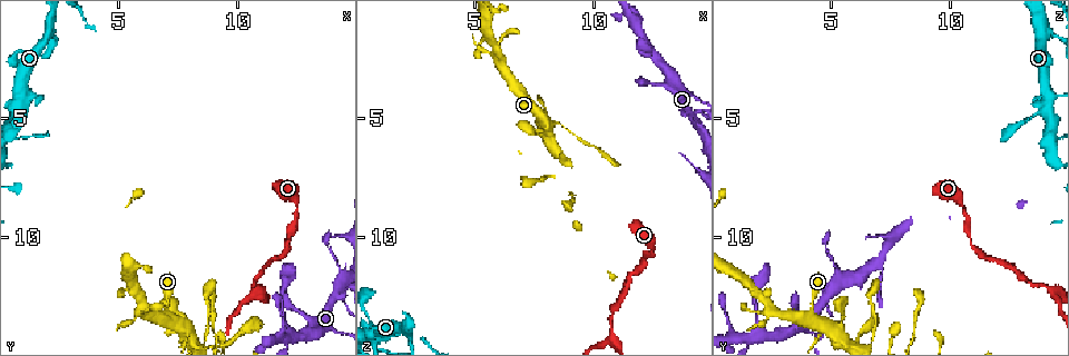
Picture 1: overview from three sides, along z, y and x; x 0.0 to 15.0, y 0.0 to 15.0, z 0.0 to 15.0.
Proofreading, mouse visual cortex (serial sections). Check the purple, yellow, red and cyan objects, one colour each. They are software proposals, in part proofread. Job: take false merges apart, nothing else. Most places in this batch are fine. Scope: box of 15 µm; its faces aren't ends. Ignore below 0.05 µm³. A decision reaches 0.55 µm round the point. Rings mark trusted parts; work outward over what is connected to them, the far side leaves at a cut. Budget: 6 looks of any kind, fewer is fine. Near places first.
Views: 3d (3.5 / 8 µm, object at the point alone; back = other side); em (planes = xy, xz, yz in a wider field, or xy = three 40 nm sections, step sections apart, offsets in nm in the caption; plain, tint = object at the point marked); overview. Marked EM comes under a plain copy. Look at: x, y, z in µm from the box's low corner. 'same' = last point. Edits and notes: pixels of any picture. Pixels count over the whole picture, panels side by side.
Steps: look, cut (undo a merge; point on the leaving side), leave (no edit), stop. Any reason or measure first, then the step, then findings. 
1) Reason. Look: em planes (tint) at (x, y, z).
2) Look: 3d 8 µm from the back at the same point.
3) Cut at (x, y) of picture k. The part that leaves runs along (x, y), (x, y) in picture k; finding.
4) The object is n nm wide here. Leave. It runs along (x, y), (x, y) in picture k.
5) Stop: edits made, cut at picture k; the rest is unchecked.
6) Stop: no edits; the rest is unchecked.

Small branch off a trunk. Look: 3d 3.5 µm at (14.1, 12.5, 4.9).

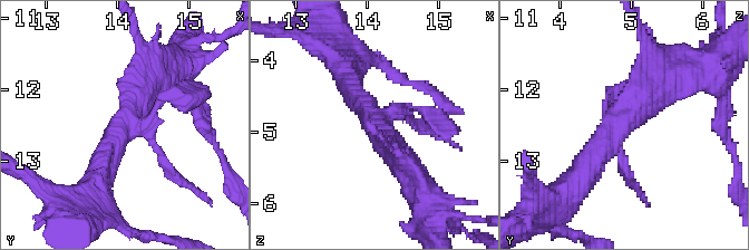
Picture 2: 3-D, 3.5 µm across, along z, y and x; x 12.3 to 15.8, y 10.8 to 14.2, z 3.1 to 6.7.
4 arms meet here; the arms are 100, 100, 350, 450 nm wide; need the tissue. Look: em xy step 1 (tint) at (14.05, 12.50, 4.80).

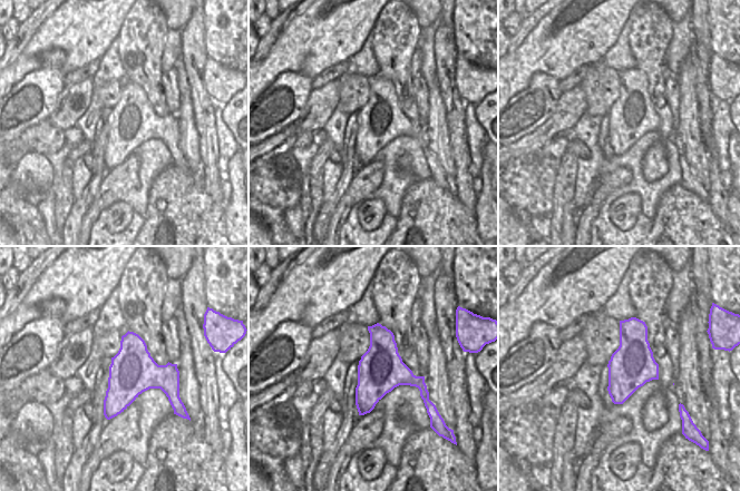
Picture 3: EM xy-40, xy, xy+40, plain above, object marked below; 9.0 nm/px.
Look: em xy step 5 (tint) at the same point.

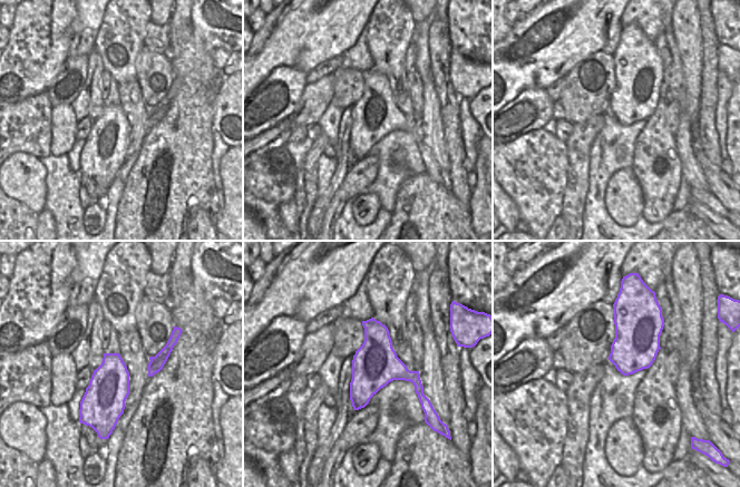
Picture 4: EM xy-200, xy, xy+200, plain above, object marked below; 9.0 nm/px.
Leave. It runs along (579, 180), (643, 94), (667, 80) in picture 2; continuous, no second cell.

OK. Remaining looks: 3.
Looks like a crossing. Look: 3d 3.5 µm at (8.0, 14.2, 5.2).

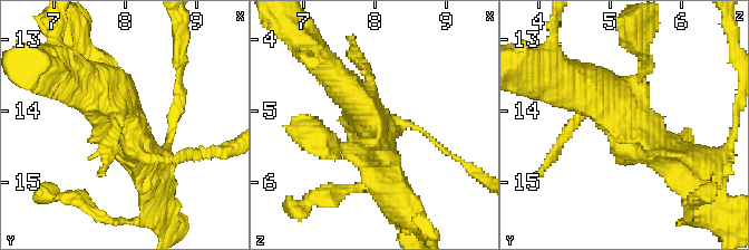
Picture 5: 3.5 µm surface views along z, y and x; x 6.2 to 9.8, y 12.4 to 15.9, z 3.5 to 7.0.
Look: em xy step 5 (tint) at (8.00, 14.15, 5.25).

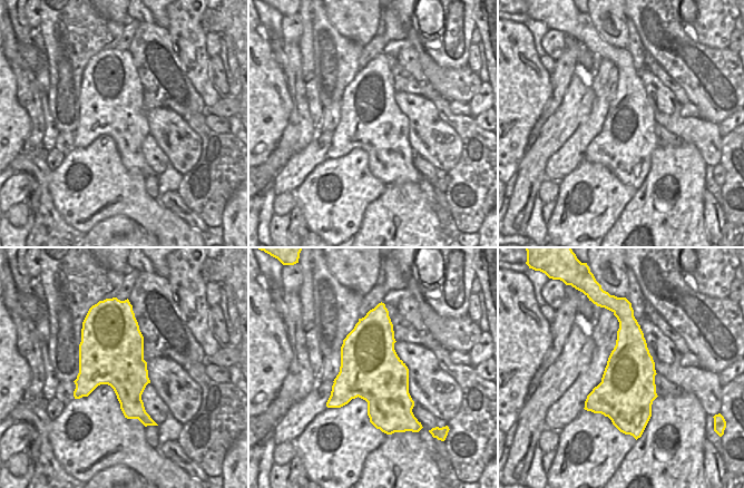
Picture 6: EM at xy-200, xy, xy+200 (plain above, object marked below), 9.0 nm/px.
Leave. It runs along (568, 75), (668, 154) in picture 5; continuous, no second cell.

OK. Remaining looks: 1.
Stop: no edits; the rest is unchecked.

